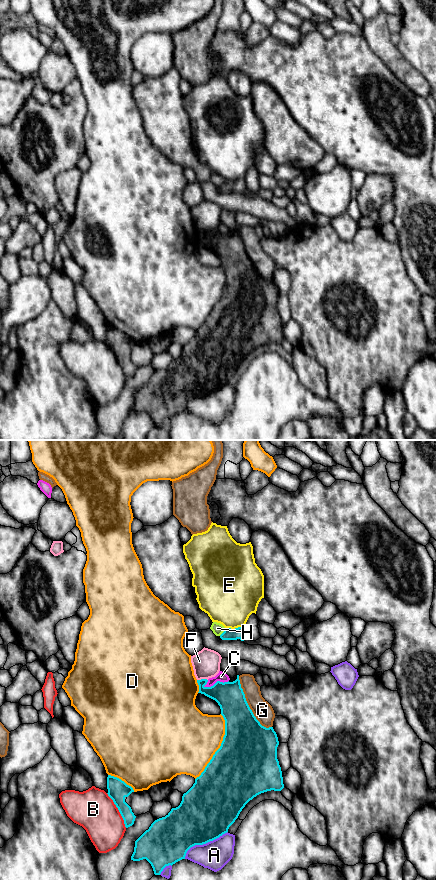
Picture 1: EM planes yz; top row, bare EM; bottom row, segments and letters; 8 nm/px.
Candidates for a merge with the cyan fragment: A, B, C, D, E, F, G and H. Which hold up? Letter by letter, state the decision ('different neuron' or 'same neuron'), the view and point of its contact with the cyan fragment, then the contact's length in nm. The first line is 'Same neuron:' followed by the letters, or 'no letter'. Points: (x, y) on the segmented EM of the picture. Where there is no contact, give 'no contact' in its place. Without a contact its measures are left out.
Same neuron: no letter
A: different neuron; meets cyan in yz at (203, 843); contact 420 nm long
B: different neuron; meets cyan in yz at (118, 809); contact 320 nm long
C: different neuron; meets cyan in yz at (216, 682); contact 220 nm long
D: different neuron; meets cyan in yz at (220, 747); contact 550 nm long
E: different neuron; meets cyan in yz at (235, 628); contact 150 nm long
F: different neuron; meets cyan in yz at (202, 679); contact 90 nm long
G: different neuron; meets cyan in yz at (248, 705); contact 500 nm long
H: different neuron; meets cyan in yz at (223, 632); contact 90 nm long

